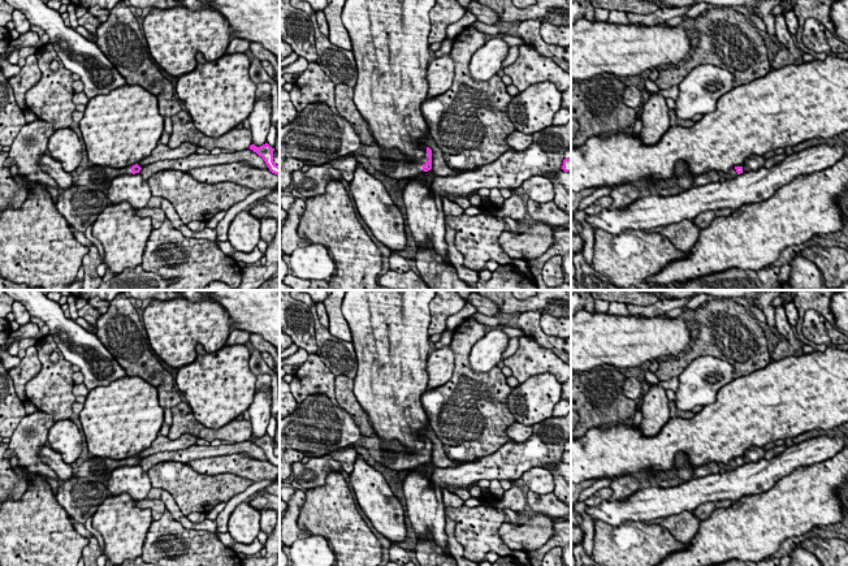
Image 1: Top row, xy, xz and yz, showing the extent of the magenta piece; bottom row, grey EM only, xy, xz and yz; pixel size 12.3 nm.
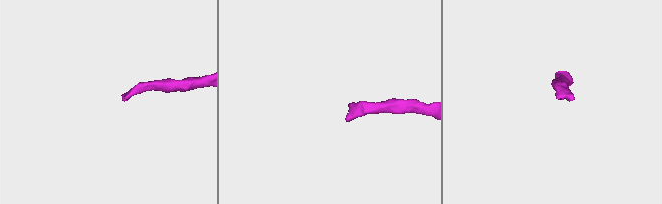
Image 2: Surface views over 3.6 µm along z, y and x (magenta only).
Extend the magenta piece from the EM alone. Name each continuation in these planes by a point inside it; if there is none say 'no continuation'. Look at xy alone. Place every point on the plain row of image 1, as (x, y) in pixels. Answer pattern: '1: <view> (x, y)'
1: xy (98, 469)

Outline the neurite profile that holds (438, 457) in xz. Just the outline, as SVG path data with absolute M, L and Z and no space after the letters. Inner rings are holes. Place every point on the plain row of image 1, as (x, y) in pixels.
M431 425L425 427L420 431L420 433L432 441L432 463L436 468L446 468L446 467L459 467L464 463L451 461L446 457L444 444L434 435Z

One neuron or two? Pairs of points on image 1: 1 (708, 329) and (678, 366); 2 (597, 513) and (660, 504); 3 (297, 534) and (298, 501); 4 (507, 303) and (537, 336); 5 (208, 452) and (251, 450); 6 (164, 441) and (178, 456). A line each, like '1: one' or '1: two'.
1: one
2: one
3: one
4: two
5: one
6: two

